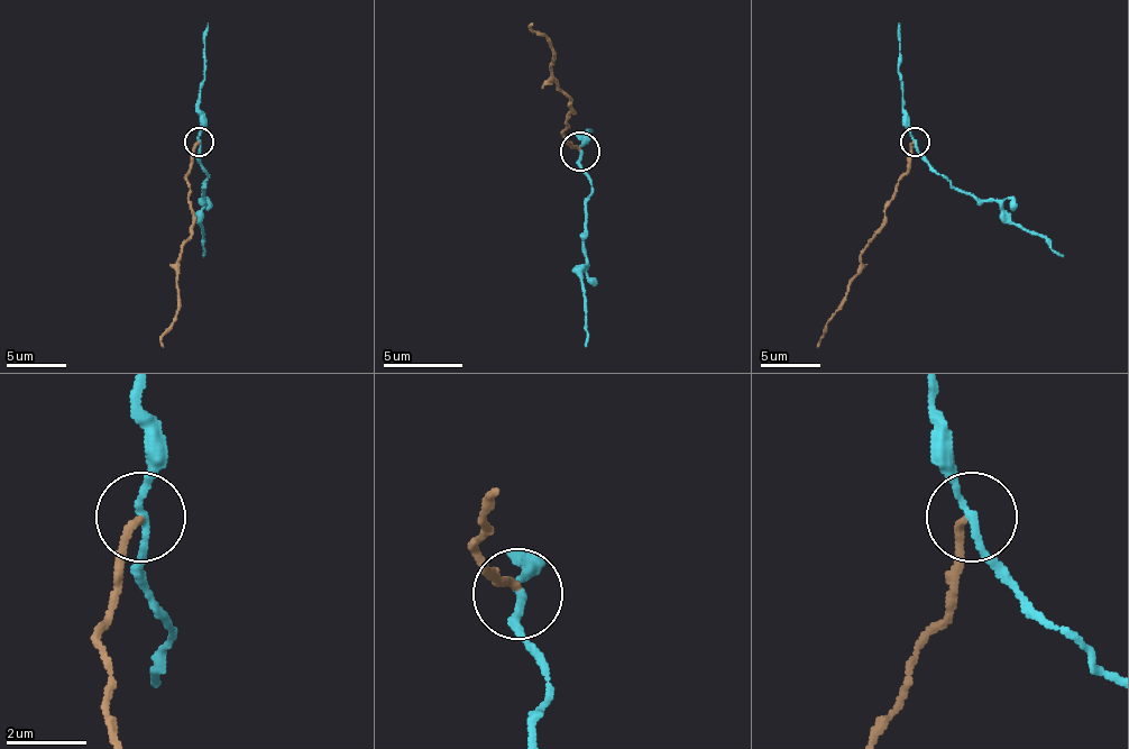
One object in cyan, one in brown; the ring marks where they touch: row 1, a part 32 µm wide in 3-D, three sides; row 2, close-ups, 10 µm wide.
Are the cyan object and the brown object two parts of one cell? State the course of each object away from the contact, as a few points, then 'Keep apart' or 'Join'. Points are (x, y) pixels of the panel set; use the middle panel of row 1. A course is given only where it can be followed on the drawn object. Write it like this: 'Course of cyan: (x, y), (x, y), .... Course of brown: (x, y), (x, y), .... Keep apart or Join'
Course of cyan: (580, 153), (580, 169), (593, 184), (585, 208), (580, 286), (585, 346). Course of brown: (580, 148), (565, 136), (572, 112), (553, 81), (553, 46), (530, 26), (533, 23). Keep apart

